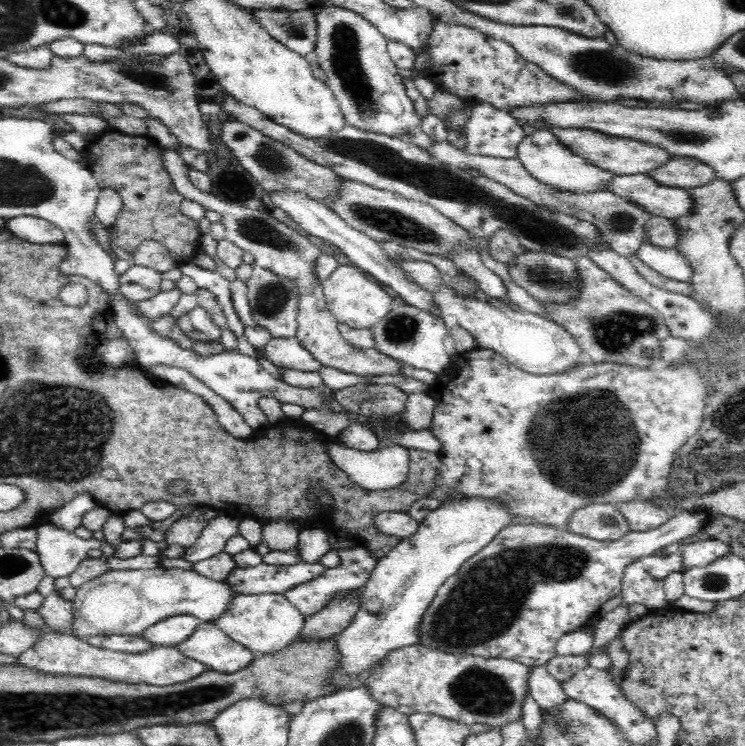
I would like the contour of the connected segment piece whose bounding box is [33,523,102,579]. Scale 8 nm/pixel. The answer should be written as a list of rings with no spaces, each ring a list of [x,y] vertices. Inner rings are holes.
[[[50,523],[35,526],[37,542],[34,550],[38,553],[45,574],[53,579],[70,576],[77,566],[88,558],[88,550],[98,550],[102,541],[91,537],[84,540]]]

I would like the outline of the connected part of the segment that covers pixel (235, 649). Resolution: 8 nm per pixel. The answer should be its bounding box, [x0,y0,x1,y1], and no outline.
[172,622,256,673]

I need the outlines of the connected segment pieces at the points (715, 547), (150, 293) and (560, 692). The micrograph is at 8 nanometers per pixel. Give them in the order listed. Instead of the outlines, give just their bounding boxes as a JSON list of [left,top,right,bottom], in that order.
[[681,537,729,571],[120,265,162,302],[528,665,568,714]]

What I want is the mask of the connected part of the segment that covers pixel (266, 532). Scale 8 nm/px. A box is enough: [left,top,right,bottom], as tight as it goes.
[261,520,301,552]

